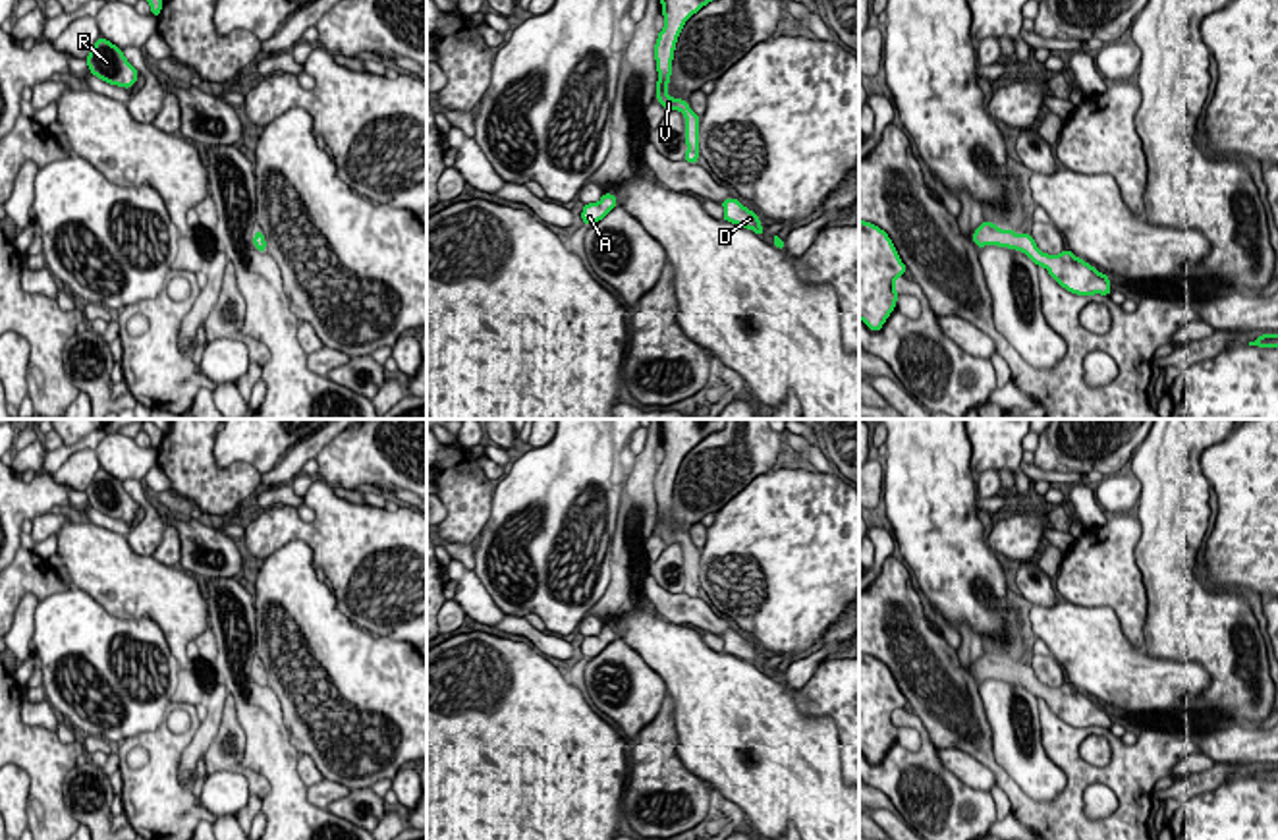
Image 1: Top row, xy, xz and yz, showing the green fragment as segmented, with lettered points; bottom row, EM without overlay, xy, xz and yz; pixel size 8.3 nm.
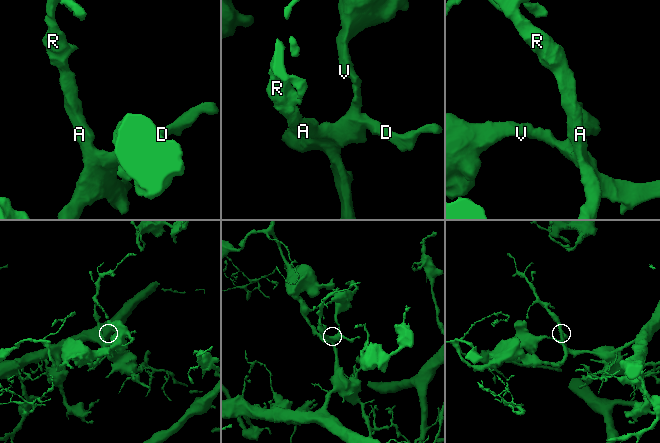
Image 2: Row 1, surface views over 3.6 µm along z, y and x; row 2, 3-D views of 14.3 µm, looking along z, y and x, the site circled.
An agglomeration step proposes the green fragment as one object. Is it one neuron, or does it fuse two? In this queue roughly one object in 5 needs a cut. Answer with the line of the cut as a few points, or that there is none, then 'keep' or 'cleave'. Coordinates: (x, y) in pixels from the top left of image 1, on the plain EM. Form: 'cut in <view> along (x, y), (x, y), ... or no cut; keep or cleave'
no cut; keep

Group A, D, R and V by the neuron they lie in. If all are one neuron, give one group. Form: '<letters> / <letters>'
A D R V

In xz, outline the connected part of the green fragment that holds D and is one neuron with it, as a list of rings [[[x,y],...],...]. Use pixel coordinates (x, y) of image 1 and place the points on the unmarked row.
[[[728,630],[720,633],[720,637],[724,639],[724,655],[732,655],[747,662],[753,662],[761,670],[764,668],[764,660],[759,655],[759,647],[743,639],[736,630]]]

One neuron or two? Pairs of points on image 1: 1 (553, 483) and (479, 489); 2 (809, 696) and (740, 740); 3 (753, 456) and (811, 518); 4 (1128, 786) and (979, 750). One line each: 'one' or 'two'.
1: two
2: two
3: two
4: one

